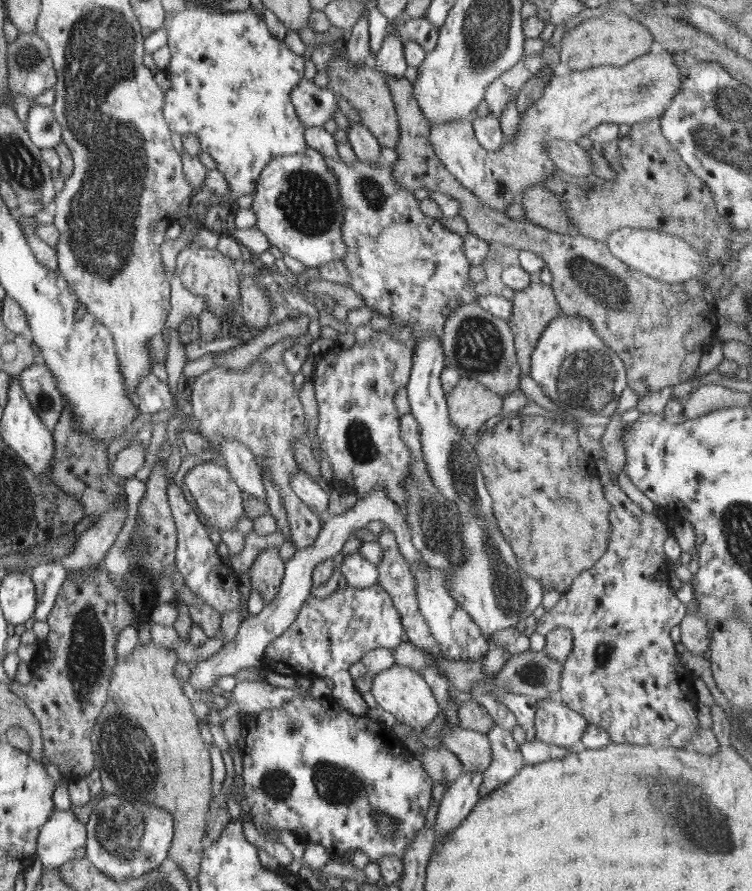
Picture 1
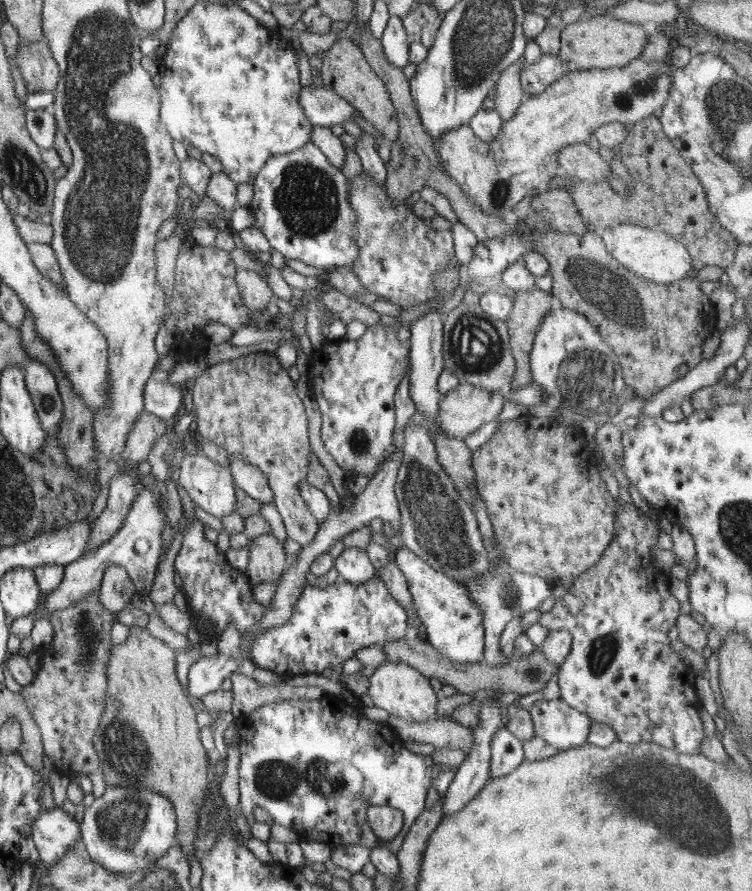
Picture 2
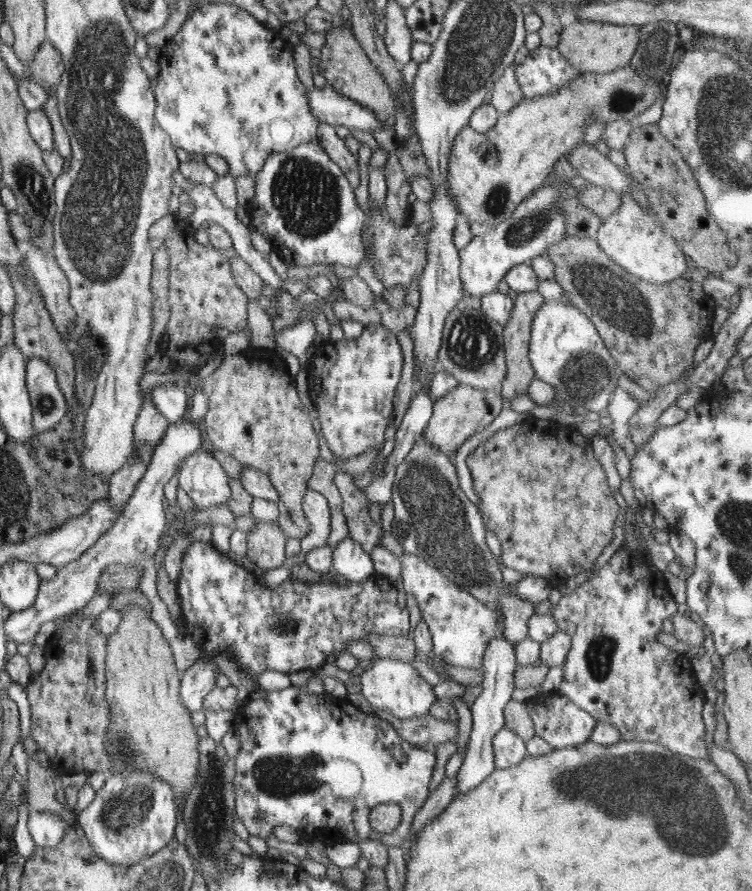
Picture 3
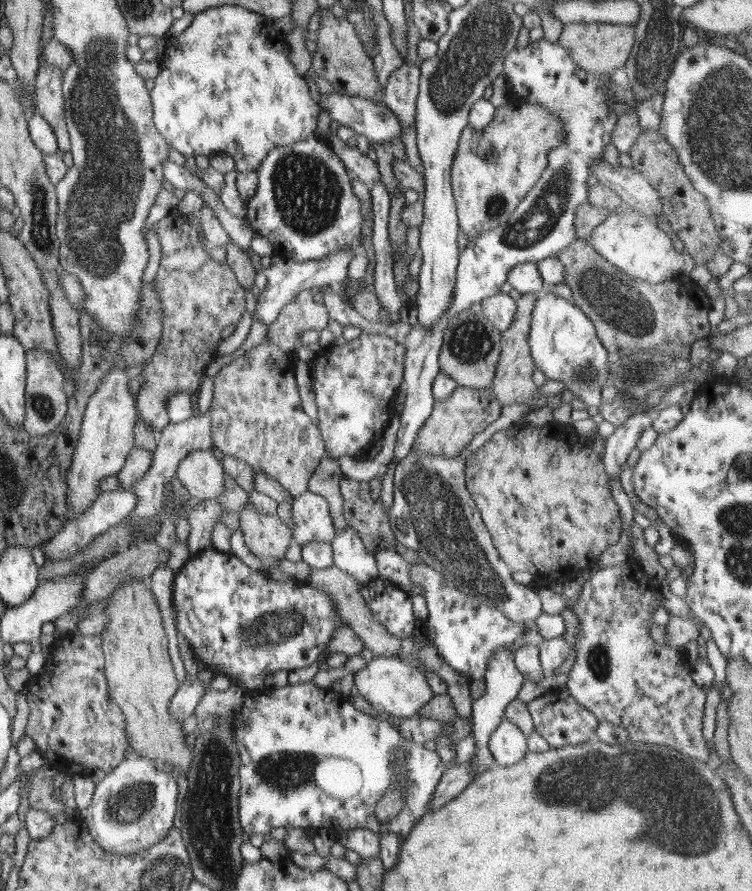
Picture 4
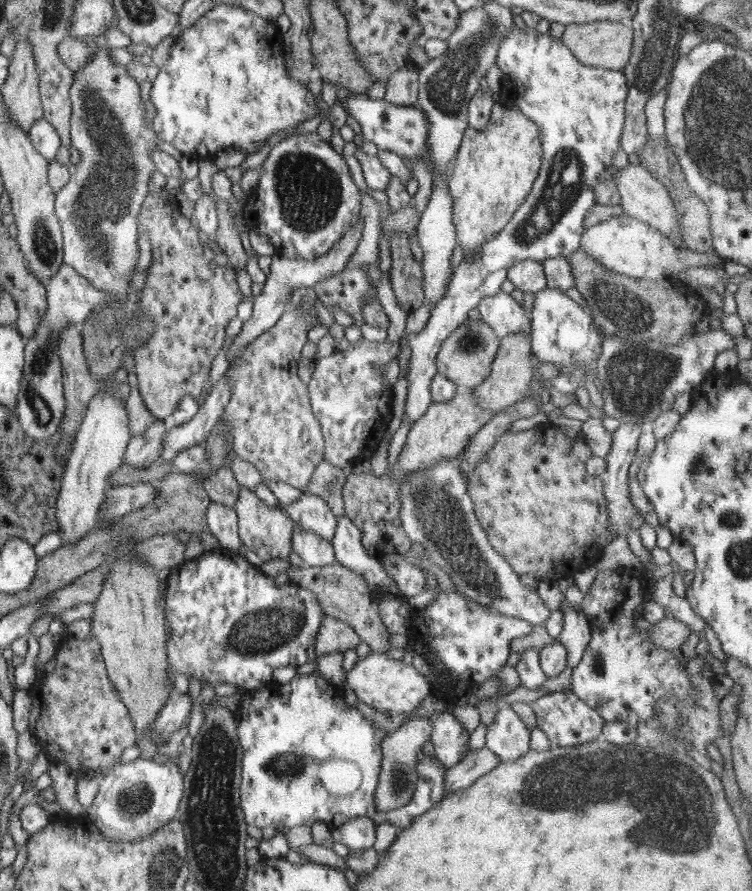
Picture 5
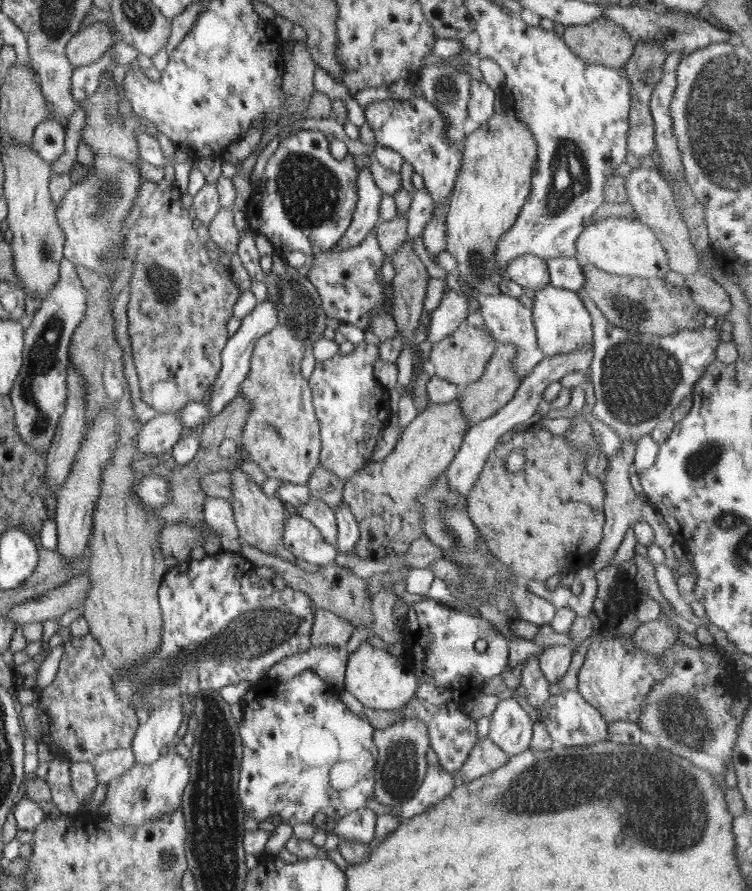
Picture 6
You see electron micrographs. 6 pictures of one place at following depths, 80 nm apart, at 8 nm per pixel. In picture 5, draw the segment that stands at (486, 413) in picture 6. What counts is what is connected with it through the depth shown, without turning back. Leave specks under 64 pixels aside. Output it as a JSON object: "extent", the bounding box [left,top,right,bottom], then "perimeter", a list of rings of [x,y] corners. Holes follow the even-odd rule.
{"extent":[474,332,536,414],"perimeter":[[[523,332],[516,334],[508,334],[503,337],[498,348],[496,358],[492,361],[492,370],[490,376],[474,390],[475,398],[478,399],[478,405],[484,411],[492,411],[496,414],[510,406],[514,406],[516,402],[524,400],[528,394],[534,396],[536,391],[530,389],[530,382],[534,376],[534,365],[532,362],[532,348],[529,338],[526,338]]]}

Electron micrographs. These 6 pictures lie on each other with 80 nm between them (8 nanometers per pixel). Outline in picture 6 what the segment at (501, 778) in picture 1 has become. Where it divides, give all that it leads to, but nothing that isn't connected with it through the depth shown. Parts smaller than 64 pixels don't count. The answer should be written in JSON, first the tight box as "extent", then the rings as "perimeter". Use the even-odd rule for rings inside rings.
{"extent":[487,697,533,758],"perimeter":[[[514,697],[500,699],[492,712],[487,738],[511,758],[530,748],[533,723]]]}

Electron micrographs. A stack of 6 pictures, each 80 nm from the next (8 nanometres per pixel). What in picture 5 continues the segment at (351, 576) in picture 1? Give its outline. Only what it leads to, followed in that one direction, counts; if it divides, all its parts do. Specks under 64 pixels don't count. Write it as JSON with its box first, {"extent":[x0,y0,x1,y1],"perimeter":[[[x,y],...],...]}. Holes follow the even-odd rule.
{"extent":[330,516,402,594],"perimeter":[[[346,516],[337,519],[335,535],[330,541],[335,550],[336,562],[361,574],[372,592],[385,590],[392,594],[402,593],[396,581],[384,570],[379,559],[372,558],[361,543],[361,532]]]}

